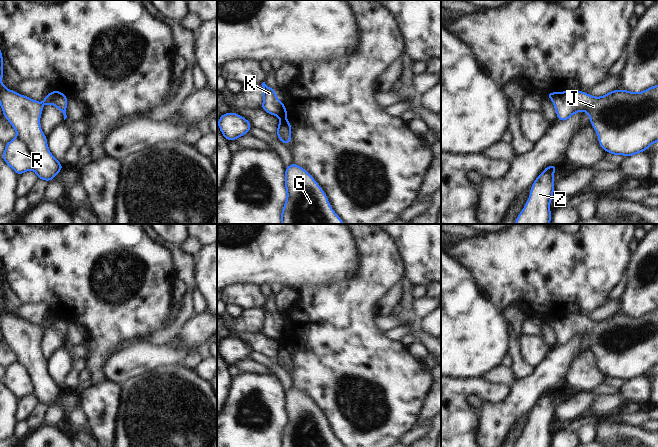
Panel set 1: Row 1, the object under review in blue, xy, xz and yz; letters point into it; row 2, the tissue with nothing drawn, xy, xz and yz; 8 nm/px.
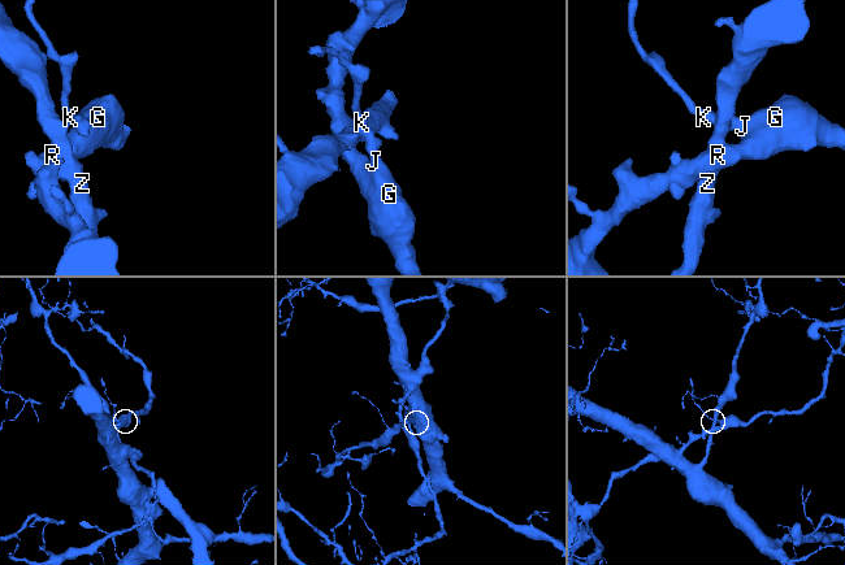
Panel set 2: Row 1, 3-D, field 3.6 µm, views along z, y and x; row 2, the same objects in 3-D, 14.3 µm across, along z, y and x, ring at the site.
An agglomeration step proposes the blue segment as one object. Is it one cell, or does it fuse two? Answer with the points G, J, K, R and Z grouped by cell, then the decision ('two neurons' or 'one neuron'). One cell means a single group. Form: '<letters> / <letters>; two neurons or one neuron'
G J R / K Z; two neurons

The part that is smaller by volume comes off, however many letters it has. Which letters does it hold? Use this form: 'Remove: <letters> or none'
Remove: G, J, R

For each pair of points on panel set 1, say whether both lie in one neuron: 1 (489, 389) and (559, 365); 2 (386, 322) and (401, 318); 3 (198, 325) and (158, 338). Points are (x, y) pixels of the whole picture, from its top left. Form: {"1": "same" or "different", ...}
{"1": "different", "2": "same", "3": "different"}

